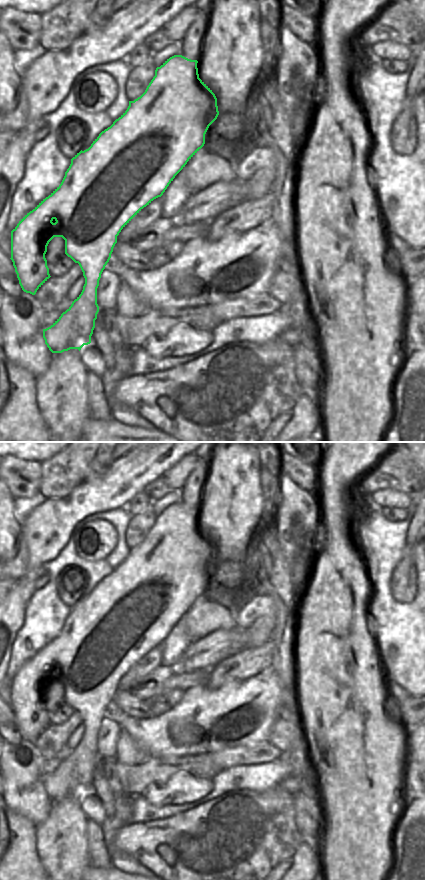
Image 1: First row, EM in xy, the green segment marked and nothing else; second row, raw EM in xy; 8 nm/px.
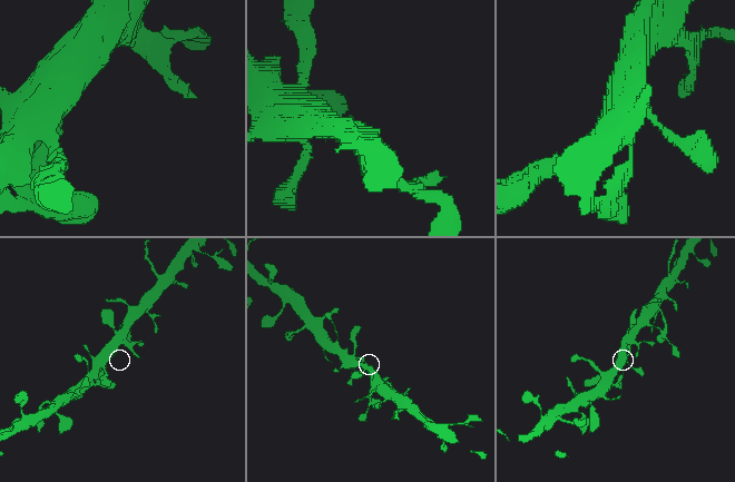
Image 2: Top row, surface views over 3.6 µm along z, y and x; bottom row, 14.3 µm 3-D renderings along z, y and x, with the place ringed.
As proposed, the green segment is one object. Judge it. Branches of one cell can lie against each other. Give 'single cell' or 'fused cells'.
single cell

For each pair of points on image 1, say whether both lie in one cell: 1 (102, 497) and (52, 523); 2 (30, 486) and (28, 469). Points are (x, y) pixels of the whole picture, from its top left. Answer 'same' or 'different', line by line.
1: same
2: same

